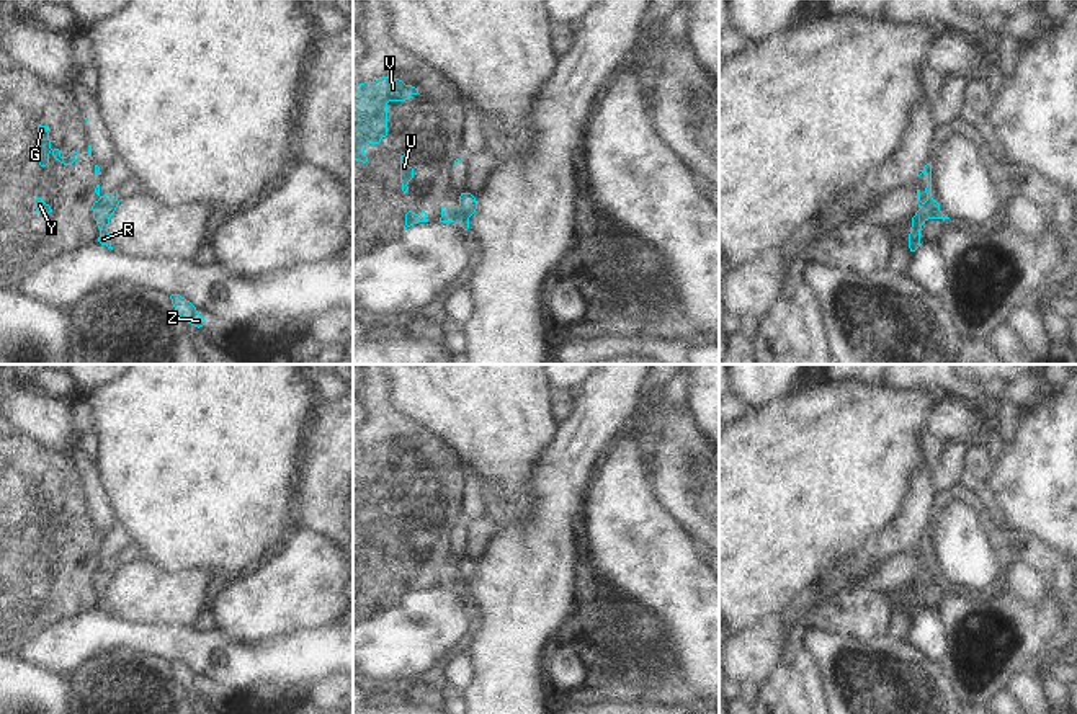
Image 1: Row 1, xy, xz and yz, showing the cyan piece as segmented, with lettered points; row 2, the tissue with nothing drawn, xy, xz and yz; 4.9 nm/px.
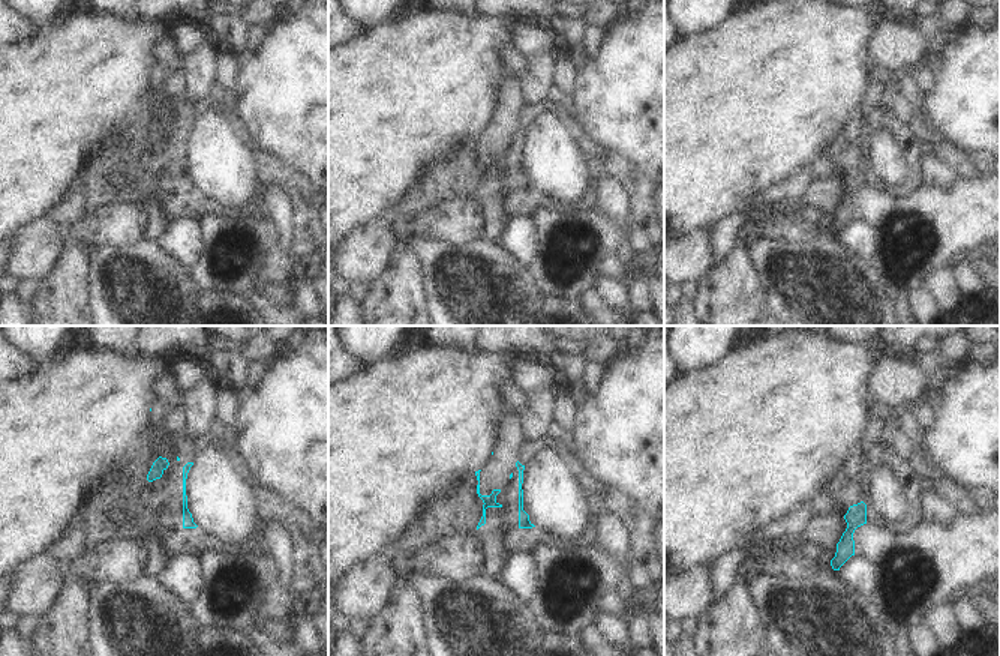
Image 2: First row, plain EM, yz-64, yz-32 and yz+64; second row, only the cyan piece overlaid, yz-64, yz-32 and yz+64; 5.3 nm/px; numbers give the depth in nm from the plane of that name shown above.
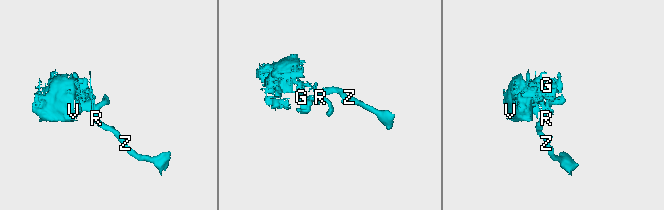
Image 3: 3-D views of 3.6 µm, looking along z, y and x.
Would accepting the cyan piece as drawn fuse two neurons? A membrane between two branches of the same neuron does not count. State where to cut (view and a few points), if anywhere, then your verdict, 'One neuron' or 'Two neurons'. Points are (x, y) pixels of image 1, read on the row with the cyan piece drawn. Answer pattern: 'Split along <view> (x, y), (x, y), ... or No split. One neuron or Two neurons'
Split along yz (925, 208), (927, 214), (917, 224), (919, 242). Two neurons

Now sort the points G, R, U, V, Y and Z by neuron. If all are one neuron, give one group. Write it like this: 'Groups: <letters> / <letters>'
Groups: G U V Y / R Z

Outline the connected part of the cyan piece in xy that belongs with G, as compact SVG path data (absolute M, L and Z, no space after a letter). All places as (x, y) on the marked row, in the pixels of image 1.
M38 126L38 157L41 167L46 167L49 163L51 154L64 165L72 165L78 158L78 154L75 150L72 150L67 157L62 157L59 149L52 150L47 126Z

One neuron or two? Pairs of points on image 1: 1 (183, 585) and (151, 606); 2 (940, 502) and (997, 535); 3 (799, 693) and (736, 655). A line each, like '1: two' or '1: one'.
1: one
2: one
3: two

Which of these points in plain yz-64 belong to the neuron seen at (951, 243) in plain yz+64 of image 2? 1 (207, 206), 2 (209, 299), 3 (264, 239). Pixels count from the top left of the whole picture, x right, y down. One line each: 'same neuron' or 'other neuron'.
1: other neuron
2: other neuron
3: same neuron

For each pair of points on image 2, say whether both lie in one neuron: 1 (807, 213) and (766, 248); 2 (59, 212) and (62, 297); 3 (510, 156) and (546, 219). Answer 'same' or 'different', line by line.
1: different
2: different
3: different

